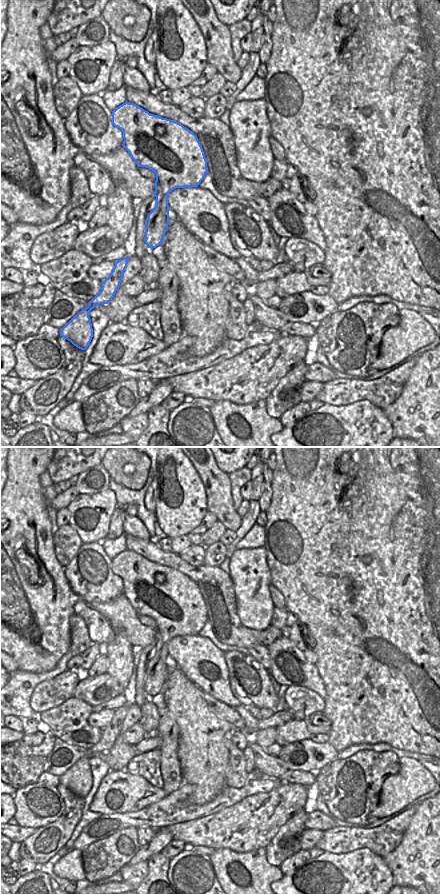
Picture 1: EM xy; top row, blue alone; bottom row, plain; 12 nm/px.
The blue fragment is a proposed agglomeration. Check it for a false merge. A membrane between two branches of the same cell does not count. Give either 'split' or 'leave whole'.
leave whole

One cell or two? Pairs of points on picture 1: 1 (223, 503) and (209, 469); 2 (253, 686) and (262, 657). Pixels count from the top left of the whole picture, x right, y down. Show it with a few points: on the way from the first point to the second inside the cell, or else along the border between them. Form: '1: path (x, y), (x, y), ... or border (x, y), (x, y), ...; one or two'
1: path (219, 495), (217, 484), (212, 477); one
2: border (250, 654), (267, 670); two

